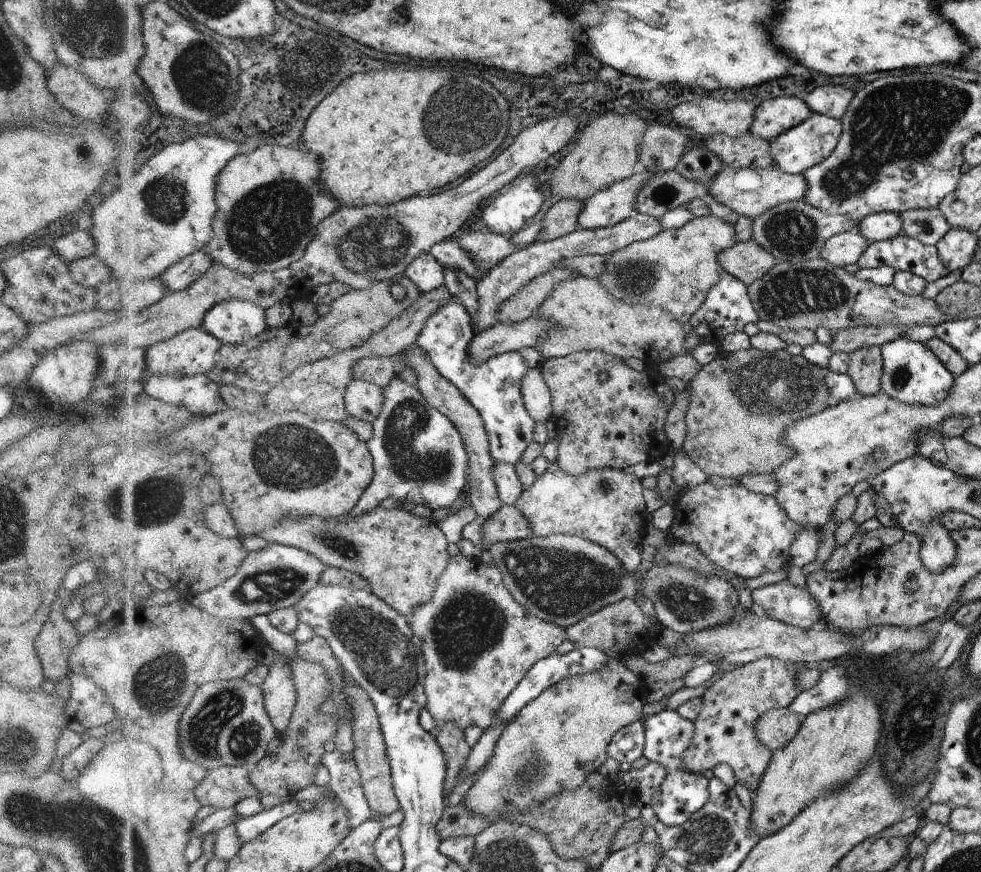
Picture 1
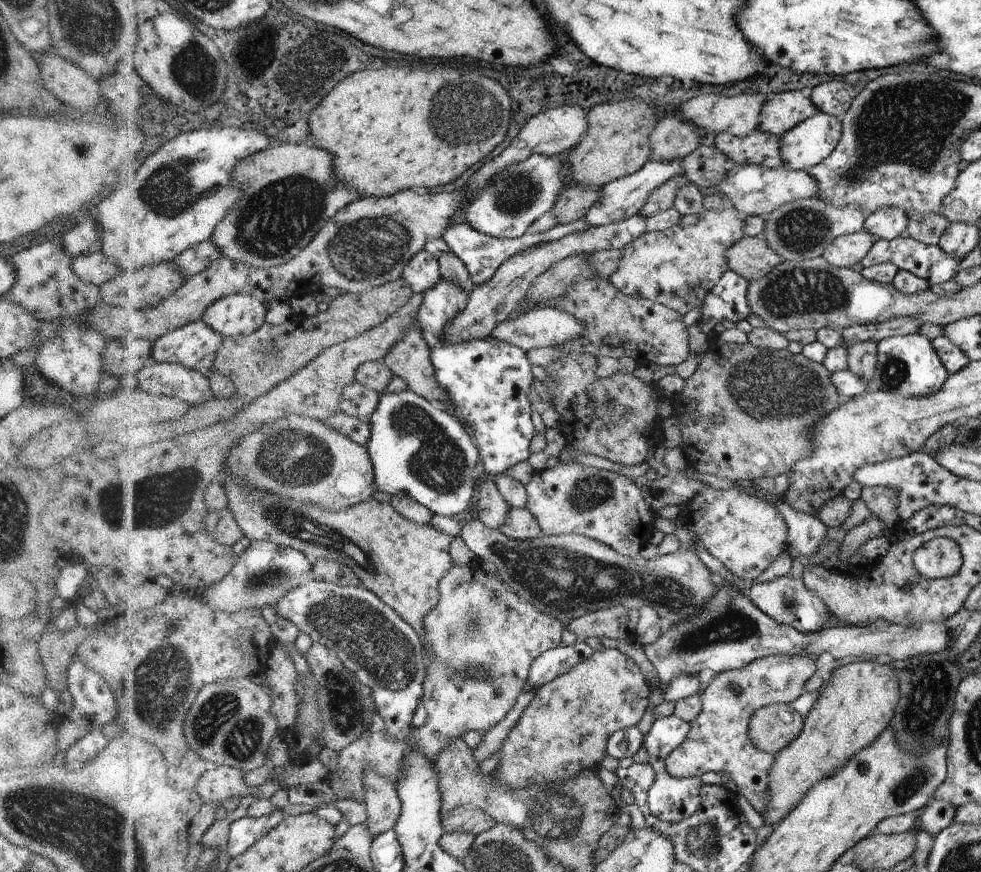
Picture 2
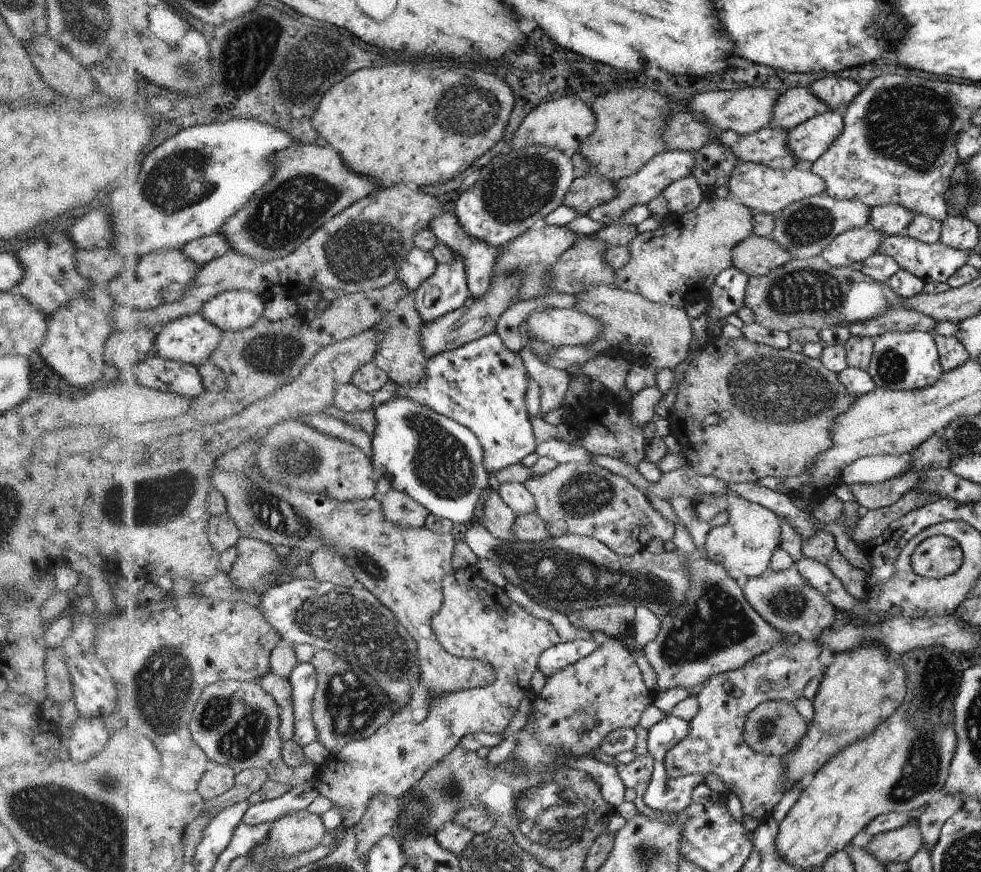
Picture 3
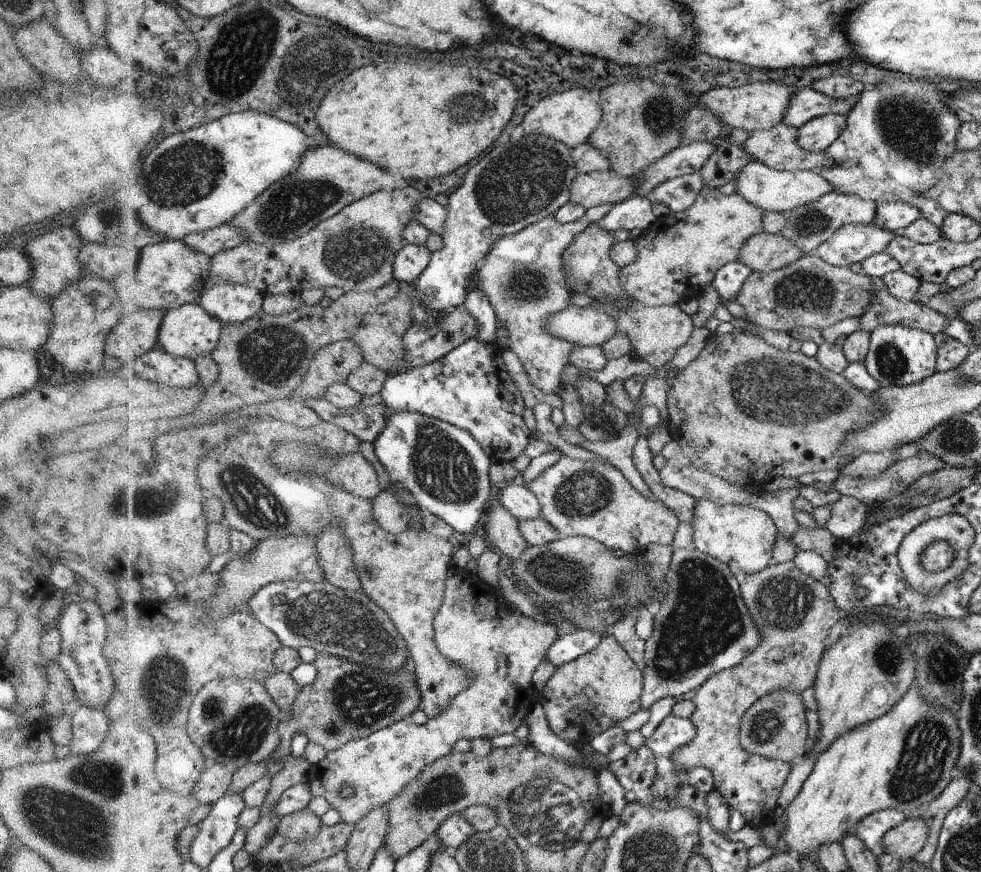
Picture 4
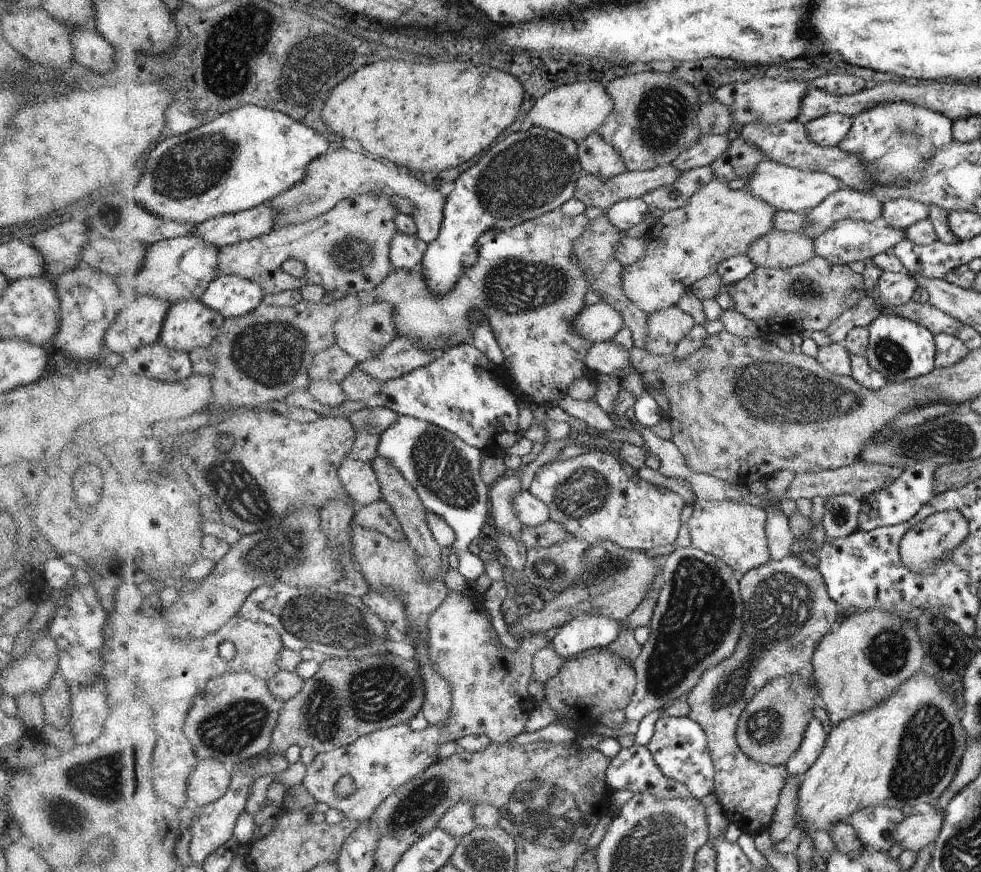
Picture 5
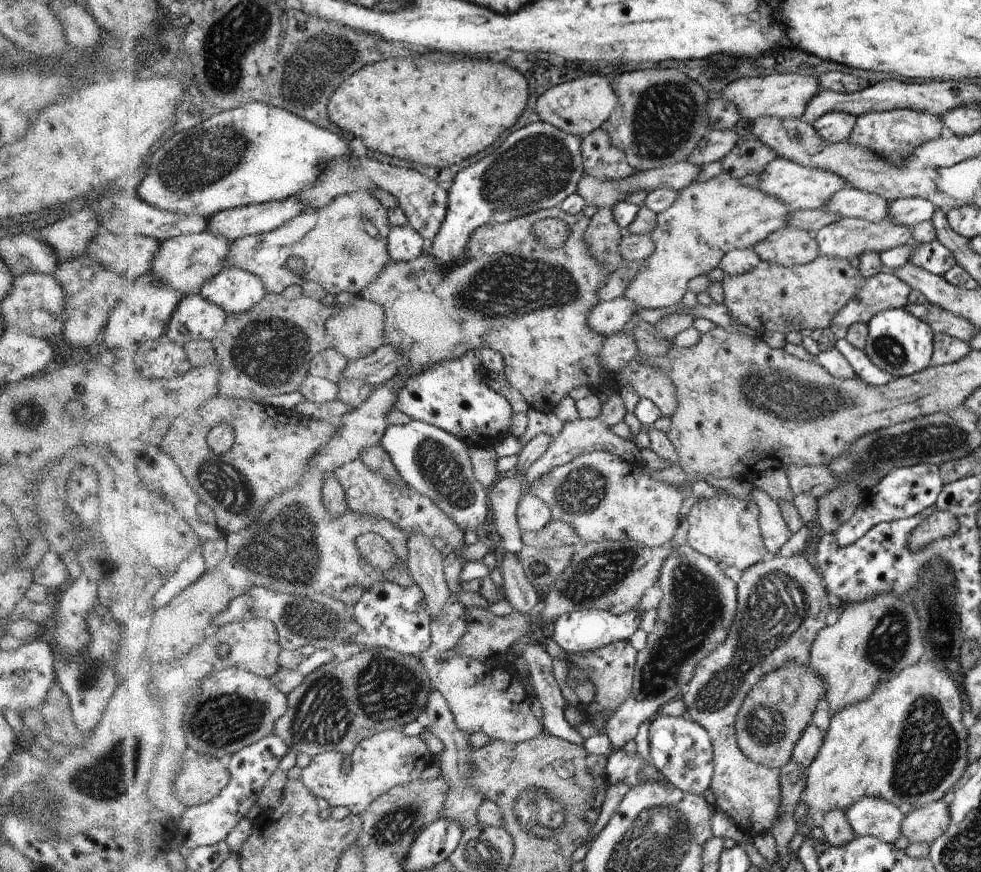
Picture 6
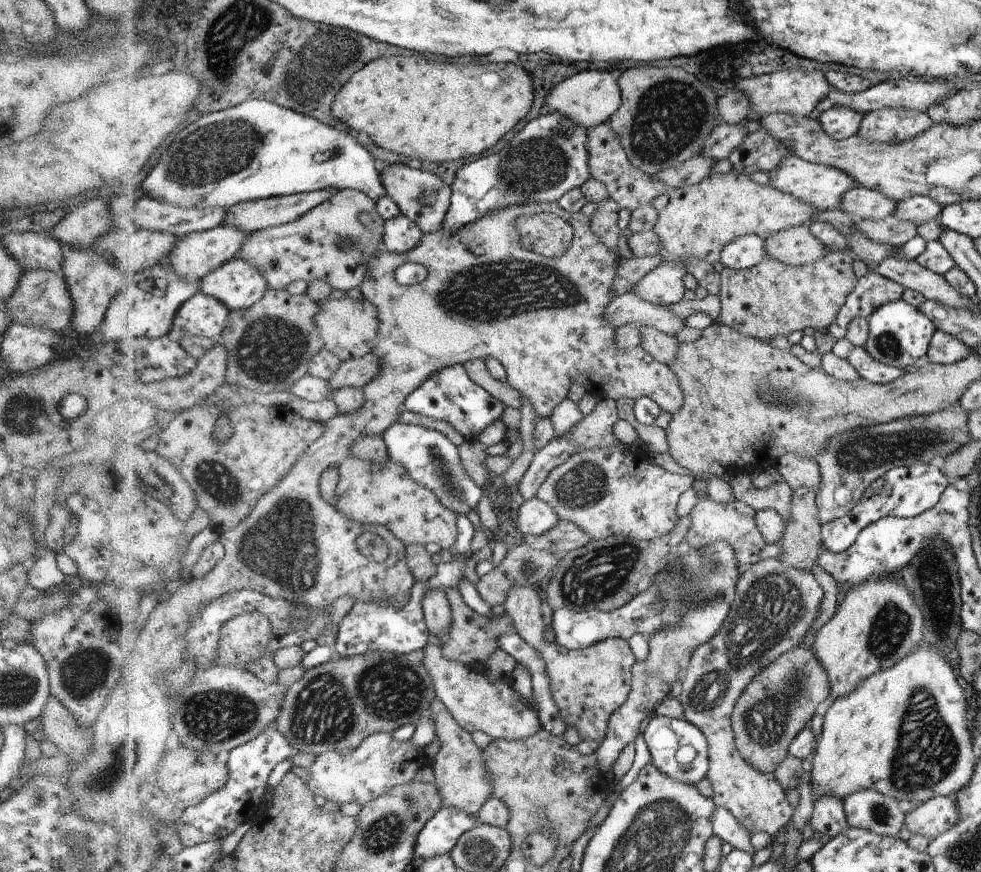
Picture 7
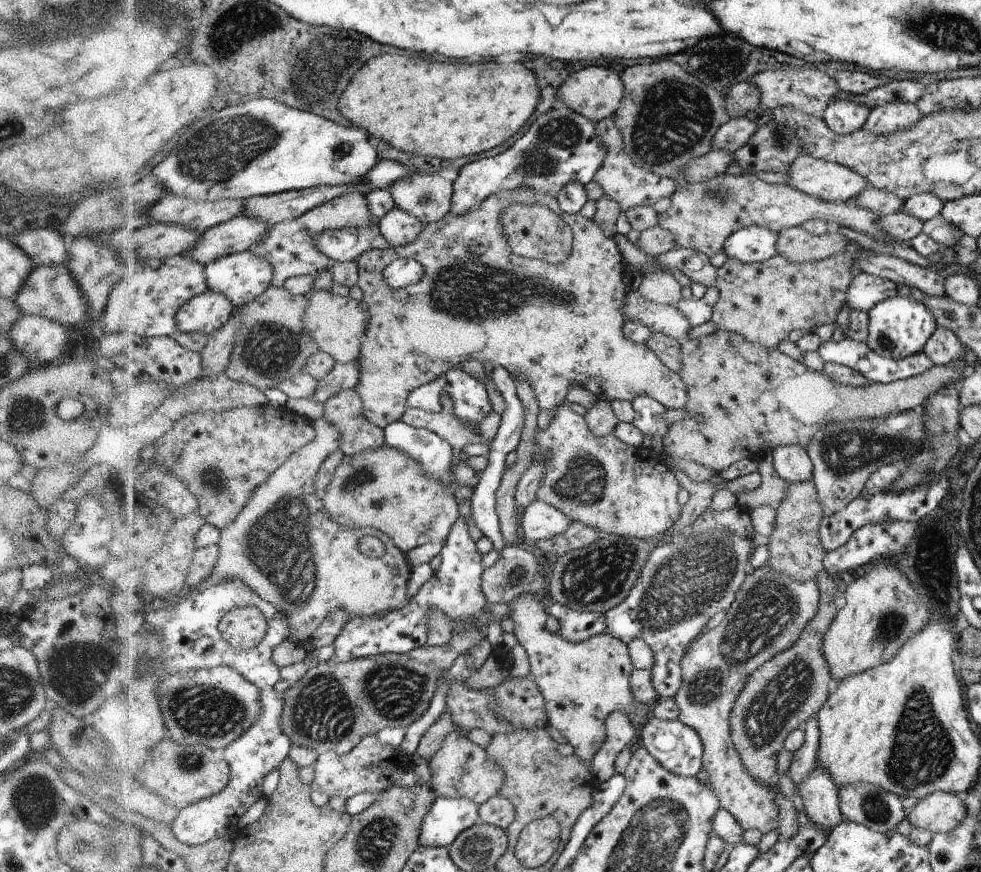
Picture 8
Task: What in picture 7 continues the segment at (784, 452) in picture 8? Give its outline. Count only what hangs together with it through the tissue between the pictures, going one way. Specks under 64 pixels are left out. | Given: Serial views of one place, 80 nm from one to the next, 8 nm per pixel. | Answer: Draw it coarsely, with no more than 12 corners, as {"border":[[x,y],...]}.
{"border":[[784,455],[779,469],[792,490],[819,491],[816,460]]}

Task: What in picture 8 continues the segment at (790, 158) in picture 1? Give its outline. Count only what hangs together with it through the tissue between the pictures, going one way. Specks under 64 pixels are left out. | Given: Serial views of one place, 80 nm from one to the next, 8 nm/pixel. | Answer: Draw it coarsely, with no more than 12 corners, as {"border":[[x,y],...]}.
{"border":[[833,100],[820,116],[834,132],[863,128],[870,110],[860,103]]}

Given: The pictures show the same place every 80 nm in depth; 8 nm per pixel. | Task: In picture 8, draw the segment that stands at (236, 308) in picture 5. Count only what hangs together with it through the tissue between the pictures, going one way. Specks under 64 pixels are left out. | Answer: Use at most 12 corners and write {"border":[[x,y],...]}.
{"border":[[251,250],[207,266],[209,290],[238,309],[274,287],[275,266]]}

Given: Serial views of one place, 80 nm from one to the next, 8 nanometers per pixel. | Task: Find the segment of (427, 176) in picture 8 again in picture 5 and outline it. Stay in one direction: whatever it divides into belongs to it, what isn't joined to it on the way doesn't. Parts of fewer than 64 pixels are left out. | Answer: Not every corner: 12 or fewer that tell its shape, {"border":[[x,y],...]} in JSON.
{"border":[[341,145],[266,204],[275,228],[304,224],[343,200],[408,197],[419,239],[442,230],[446,198],[392,162]]}

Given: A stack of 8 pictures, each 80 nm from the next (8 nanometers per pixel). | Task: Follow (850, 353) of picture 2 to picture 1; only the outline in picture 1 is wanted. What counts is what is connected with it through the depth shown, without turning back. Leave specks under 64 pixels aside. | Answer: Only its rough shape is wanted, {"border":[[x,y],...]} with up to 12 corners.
{"border":[[880,347],[850,354],[847,374],[858,394],[881,391]]}

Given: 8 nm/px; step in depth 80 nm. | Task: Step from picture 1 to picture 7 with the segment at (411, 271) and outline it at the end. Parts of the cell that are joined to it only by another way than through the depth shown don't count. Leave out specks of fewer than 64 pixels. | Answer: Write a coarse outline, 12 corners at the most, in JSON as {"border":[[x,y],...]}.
{"border":[[400,214],[384,222],[384,248],[403,255],[424,232]]}

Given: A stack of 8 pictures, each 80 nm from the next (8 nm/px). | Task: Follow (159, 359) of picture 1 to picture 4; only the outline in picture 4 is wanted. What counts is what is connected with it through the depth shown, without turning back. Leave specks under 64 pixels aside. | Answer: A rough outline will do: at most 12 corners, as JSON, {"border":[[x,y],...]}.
{"border":[[199,302],[167,310],[159,346],[192,358],[220,345],[225,325]]}

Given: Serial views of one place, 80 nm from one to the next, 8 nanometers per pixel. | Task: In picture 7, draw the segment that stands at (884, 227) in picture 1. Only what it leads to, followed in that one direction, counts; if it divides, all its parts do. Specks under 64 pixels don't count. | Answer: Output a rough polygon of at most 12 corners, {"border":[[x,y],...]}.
{"border":[[914,195],[898,202],[894,214],[917,227],[938,219],[937,201]]}

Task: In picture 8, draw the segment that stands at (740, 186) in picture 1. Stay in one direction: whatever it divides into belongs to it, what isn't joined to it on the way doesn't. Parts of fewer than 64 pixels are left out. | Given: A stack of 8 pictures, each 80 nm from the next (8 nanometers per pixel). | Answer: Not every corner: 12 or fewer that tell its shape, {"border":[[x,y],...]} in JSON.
{"border":[[806,152],[786,185],[828,203],[850,202],[866,178]]}

